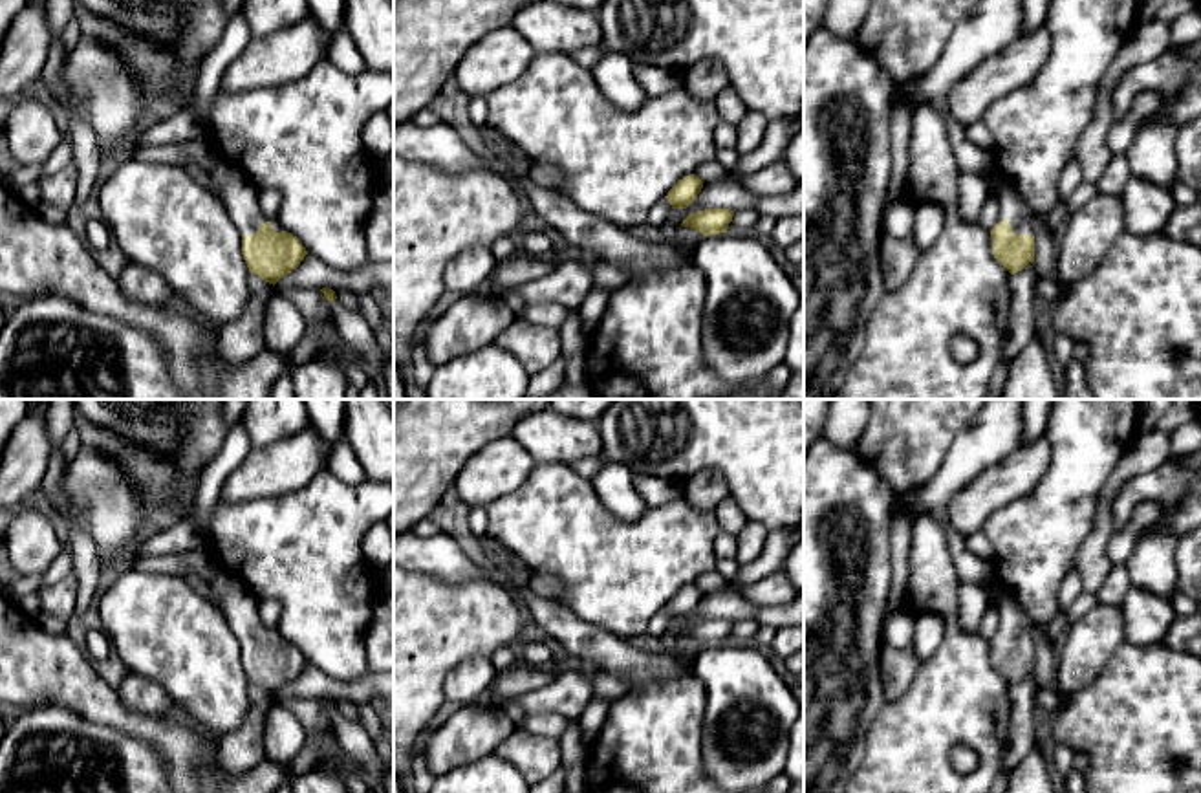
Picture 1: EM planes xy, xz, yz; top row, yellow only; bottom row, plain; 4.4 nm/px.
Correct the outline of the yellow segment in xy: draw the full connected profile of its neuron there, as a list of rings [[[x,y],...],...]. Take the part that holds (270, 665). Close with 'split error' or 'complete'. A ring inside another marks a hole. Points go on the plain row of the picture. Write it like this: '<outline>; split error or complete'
[[[220,571],[209,588],[242,645],[242,665],[249,683],[275,696],[297,679],[308,665],[306,657],[276,628],[264,625],[260,603],[249,588],[229,571]]]; split error

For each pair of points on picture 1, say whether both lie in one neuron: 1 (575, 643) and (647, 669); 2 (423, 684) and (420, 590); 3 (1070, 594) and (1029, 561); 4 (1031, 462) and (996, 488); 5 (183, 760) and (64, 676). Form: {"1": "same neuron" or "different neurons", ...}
{"1": "same neuron", "2": "same neuron", "3": "different neurons", "4": "same neuron", "5": "same neuron"}

